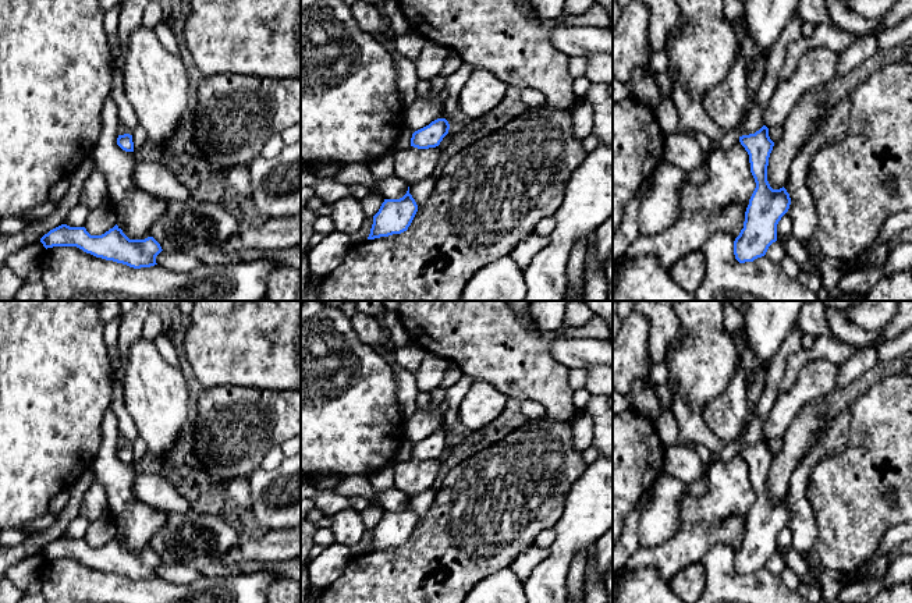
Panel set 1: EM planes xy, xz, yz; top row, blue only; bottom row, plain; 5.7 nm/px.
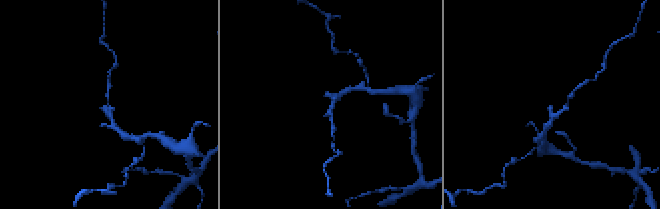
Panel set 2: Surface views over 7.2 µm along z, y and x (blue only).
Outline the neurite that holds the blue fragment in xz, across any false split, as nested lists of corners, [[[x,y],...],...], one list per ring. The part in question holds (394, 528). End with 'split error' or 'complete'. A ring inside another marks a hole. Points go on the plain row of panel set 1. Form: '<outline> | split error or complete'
[[[409,499],[402,510],[384,511],[379,524],[373,528],[373,536],[368,551],[388,549],[407,543],[416,524],[418,517],[409,506]]] | complete

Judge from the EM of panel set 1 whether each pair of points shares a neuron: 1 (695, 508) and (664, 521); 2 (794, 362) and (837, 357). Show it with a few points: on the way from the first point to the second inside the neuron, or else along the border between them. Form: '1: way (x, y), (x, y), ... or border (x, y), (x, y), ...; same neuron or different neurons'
1: border (685, 492), (678, 510), (678, 528), (662, 543); different neurons
2: way (805, 355), (826, 353); same neuron

